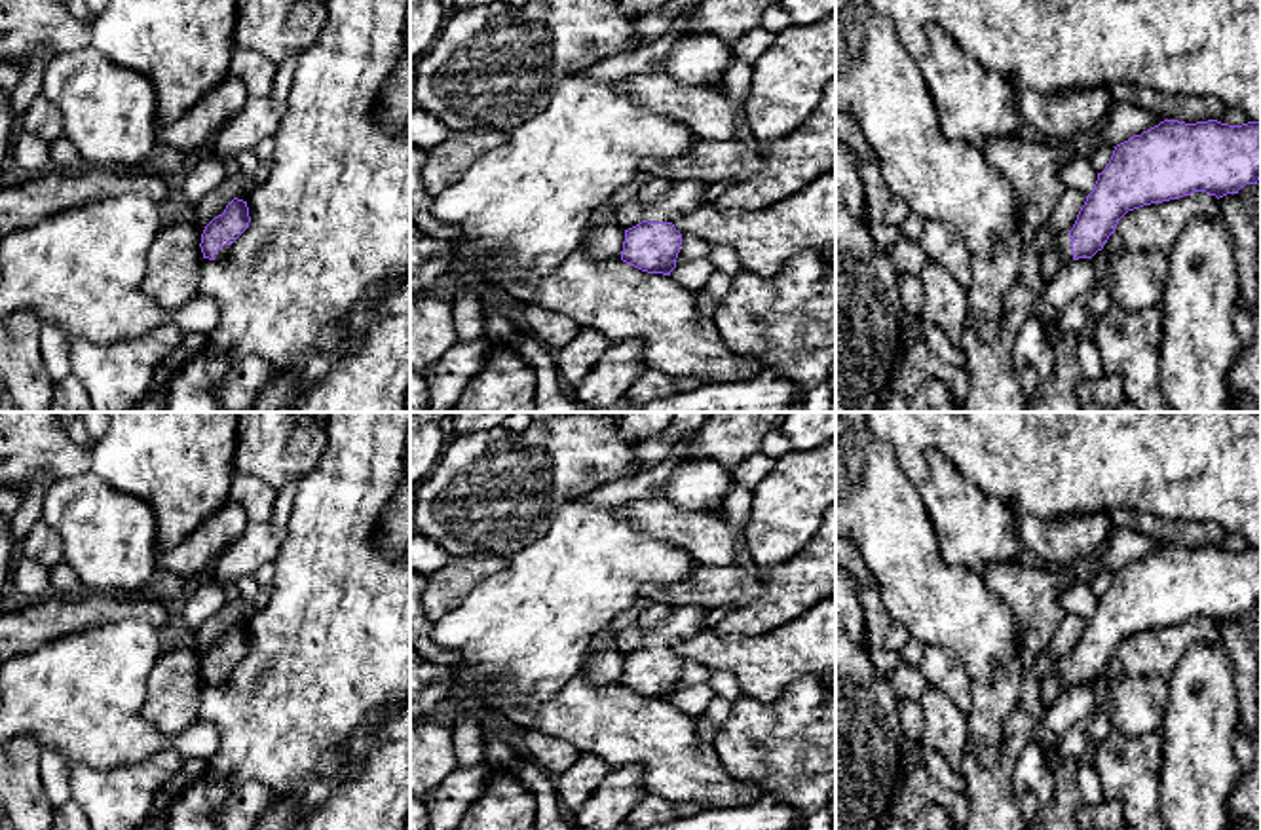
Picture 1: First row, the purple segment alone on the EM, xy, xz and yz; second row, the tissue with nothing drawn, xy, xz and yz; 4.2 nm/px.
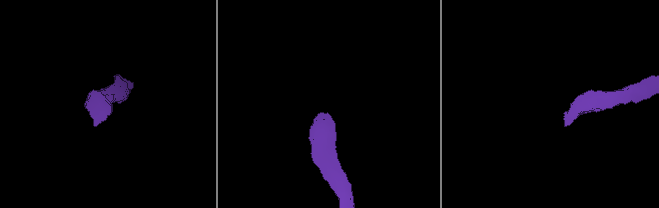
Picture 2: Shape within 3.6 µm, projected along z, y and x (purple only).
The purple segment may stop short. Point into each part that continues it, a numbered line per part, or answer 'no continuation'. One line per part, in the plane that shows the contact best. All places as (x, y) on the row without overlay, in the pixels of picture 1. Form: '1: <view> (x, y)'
1: xz (682, 622)

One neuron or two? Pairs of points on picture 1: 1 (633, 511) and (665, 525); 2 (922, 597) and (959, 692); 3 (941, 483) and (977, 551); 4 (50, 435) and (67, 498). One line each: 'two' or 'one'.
1: one
2: two
3: one
4: two

